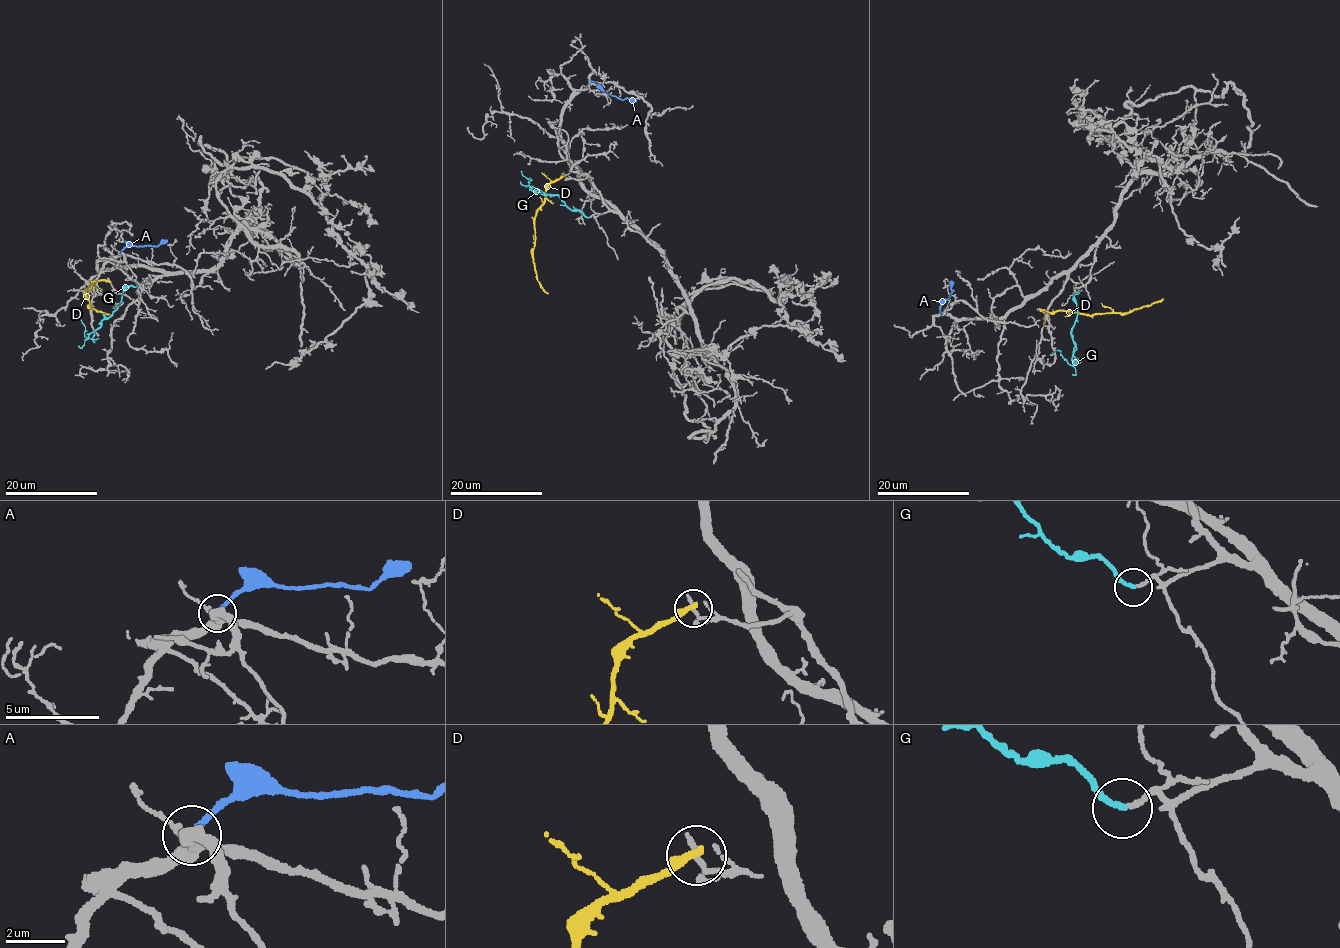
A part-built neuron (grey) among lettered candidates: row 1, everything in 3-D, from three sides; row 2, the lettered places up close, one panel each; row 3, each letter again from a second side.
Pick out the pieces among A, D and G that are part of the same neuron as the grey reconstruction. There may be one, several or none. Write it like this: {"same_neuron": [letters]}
{"same_neuron": ["G"]}

